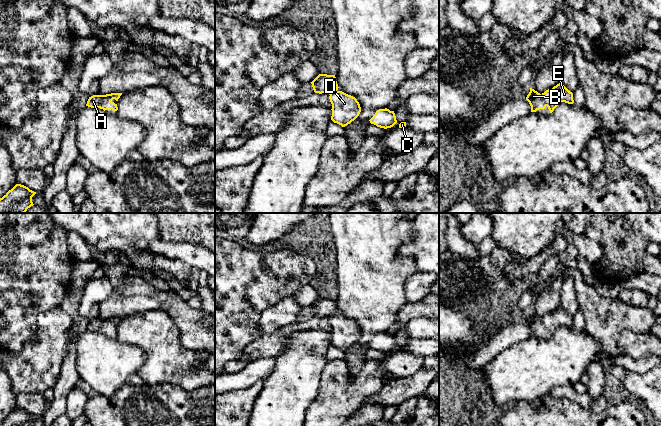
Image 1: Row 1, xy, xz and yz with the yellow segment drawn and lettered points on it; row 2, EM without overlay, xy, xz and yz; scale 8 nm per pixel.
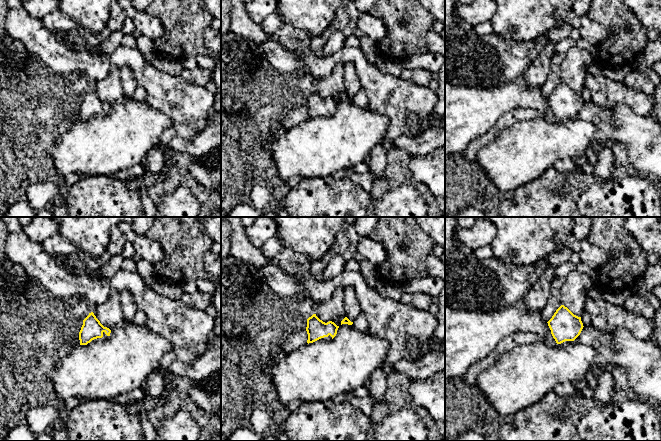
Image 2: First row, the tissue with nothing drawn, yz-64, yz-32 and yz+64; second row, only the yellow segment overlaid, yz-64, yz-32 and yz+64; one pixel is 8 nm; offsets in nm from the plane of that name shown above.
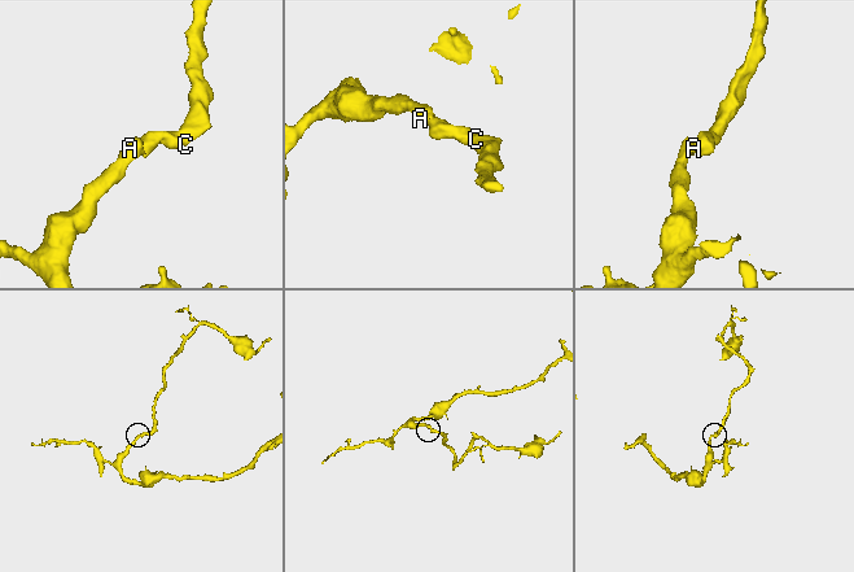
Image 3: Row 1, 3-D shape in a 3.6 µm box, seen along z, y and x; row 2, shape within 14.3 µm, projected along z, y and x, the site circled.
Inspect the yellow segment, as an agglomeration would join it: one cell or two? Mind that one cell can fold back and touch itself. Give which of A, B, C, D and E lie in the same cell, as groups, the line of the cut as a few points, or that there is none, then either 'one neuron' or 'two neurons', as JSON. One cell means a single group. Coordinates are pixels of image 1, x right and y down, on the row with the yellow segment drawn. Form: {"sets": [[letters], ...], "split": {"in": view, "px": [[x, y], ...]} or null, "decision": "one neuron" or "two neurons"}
{"sets": [["A", "B", "C", "D", "E"]], "split": null, "decision": "one neuron"}

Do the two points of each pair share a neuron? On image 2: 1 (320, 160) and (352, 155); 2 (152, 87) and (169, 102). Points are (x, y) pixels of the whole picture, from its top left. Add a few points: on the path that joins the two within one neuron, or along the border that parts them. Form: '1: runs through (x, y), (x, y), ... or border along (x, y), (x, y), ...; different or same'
1: runs through (328, 155), (344, 155); same
2: runs through (156, 89), (165, 98); same

